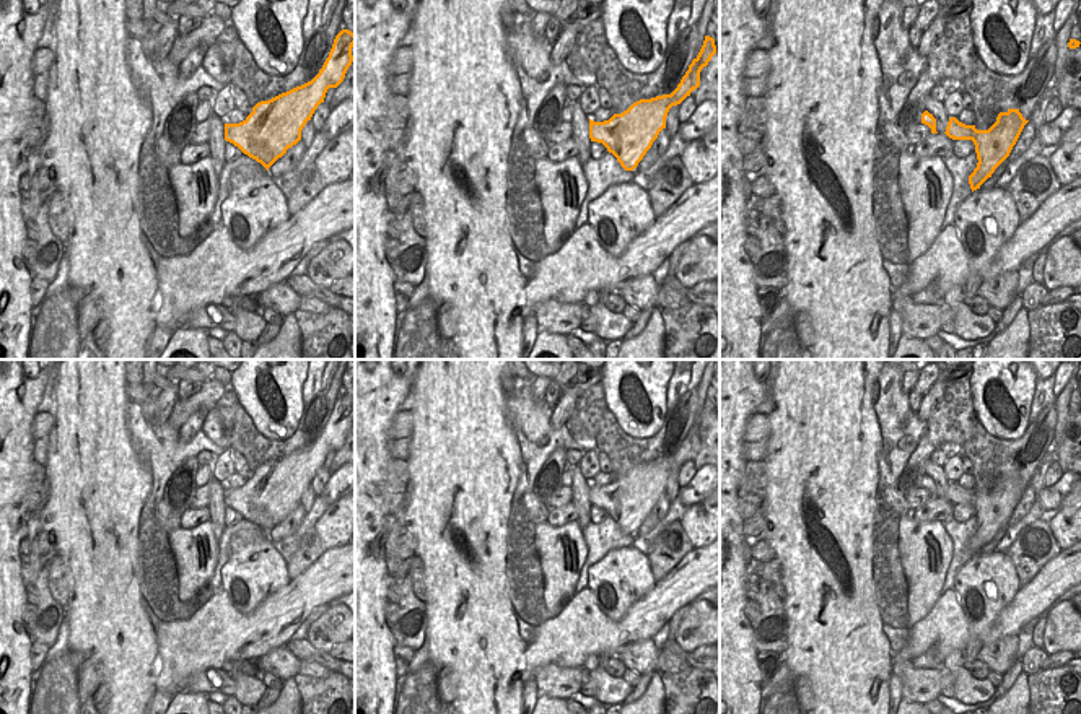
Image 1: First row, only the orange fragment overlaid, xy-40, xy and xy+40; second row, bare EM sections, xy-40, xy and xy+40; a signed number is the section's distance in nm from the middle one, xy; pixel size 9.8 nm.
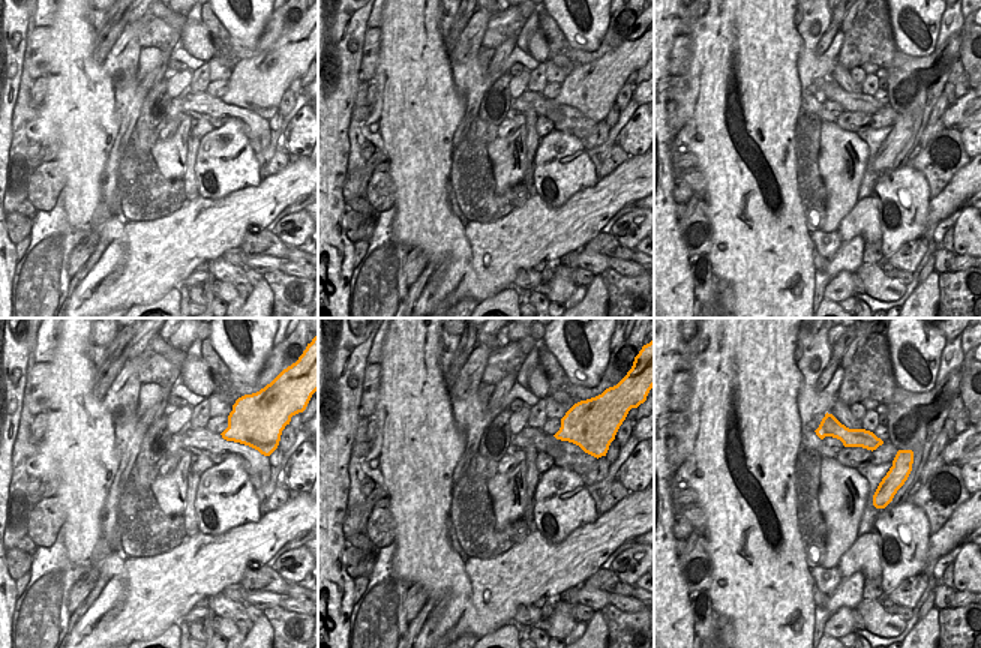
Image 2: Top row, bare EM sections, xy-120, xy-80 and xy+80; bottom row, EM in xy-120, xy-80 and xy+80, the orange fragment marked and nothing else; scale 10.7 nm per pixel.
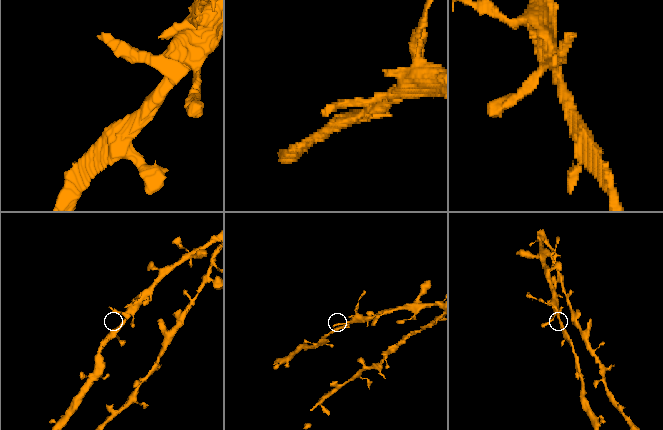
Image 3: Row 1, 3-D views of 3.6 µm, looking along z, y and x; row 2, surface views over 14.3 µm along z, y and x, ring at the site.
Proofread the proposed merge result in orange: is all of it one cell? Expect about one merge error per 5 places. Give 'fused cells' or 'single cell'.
single cell

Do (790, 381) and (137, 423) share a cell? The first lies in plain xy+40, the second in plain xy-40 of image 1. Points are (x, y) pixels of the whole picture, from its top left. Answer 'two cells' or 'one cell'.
two cells

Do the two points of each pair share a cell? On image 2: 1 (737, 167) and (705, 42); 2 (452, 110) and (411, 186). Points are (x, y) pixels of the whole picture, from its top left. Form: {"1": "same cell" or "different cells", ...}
{"1": "same cell", "2": "same cell"}

